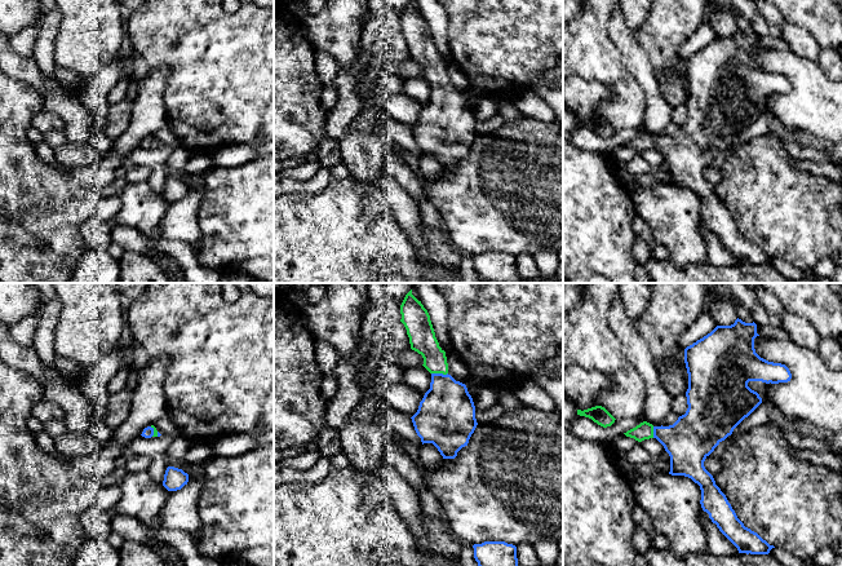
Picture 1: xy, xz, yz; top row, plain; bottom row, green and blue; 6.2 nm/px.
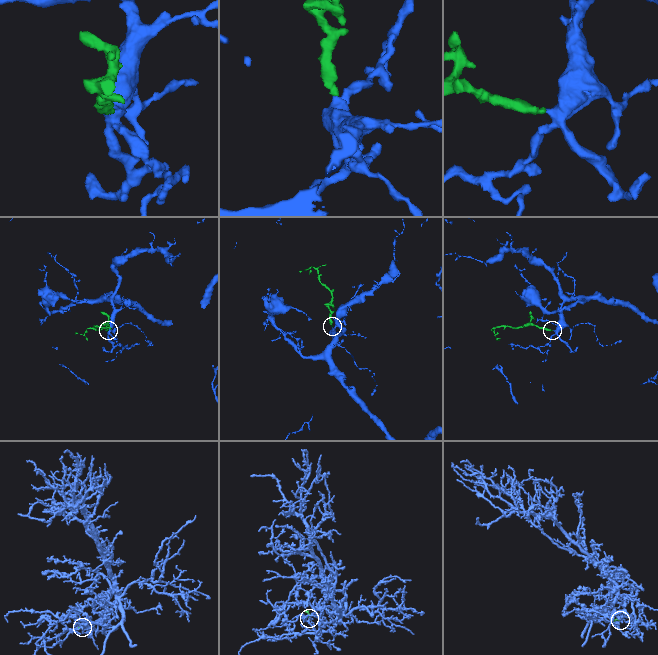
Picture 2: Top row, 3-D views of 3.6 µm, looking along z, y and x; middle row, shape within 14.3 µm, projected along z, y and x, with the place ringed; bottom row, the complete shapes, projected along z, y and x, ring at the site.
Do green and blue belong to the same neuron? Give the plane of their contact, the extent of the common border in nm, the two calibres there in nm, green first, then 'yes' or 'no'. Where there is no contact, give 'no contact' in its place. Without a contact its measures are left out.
xz | 100 nm | 160/340 nm | yes

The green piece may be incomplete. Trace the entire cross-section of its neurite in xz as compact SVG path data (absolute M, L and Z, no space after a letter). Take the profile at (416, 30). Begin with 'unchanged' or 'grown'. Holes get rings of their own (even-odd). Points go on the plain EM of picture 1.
grown; M412 0L400 16L400 25L411 59L422 66L422 76L431 84L430 100L411 128L415 141L422 155L433 154L443 169L455 169L478 136L473 109L466 96L448 84L446 62L439 57L430 26Z

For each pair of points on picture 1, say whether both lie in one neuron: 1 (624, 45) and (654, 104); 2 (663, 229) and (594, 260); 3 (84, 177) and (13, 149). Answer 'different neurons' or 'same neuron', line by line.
1: same neuron
2: different neurons
3: same neuron

